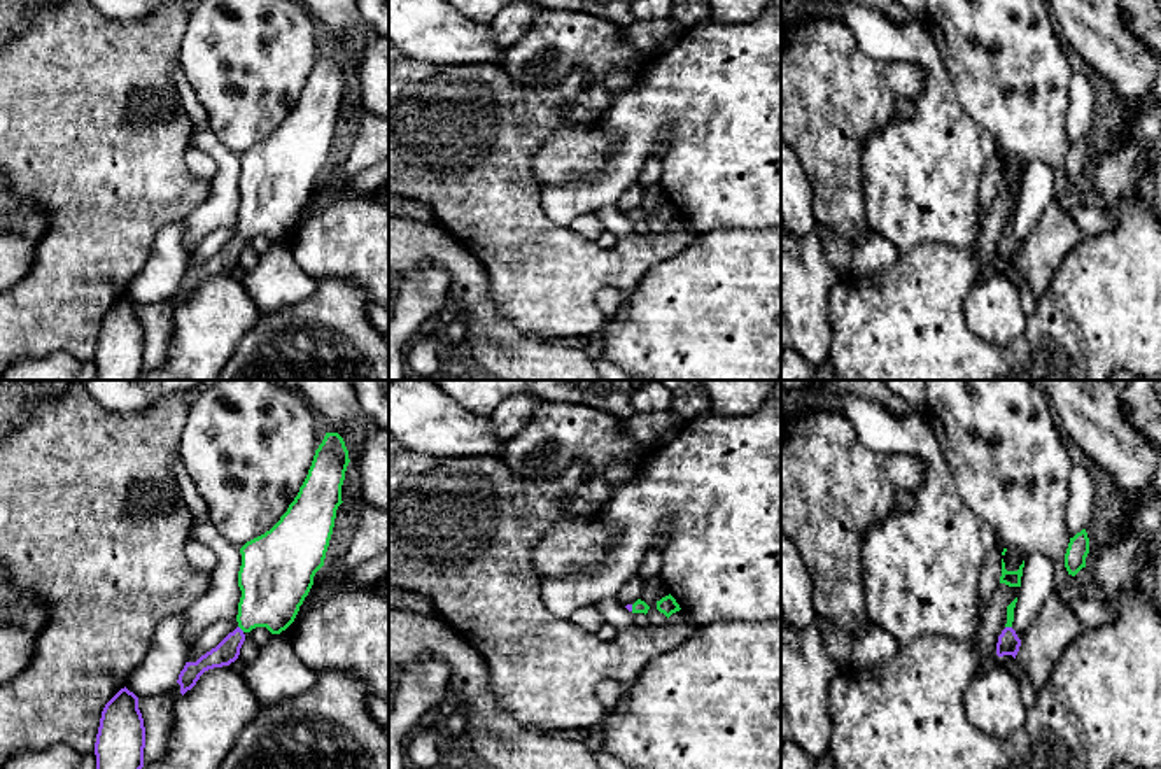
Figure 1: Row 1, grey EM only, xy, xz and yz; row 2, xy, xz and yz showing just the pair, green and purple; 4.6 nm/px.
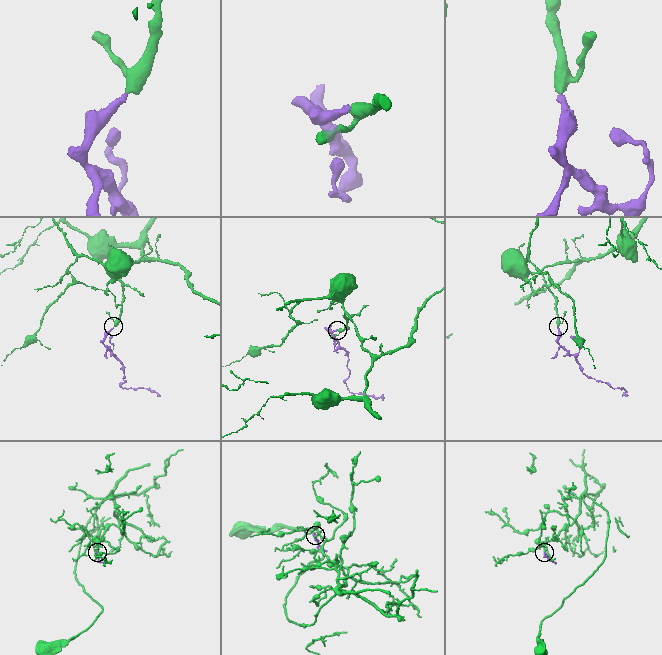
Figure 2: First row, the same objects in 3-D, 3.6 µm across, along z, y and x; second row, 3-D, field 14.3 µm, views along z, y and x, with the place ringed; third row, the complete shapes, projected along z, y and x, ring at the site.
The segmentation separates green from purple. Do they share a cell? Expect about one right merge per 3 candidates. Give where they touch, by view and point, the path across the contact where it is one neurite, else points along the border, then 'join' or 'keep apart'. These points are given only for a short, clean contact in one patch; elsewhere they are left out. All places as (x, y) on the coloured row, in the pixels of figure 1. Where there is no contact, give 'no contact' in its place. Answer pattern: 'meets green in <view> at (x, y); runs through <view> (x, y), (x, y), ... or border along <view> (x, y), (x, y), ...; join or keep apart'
meets green in yz at (1009, 626); runs through yz (1011, 606), (1009, 626), (1009, 643); join

